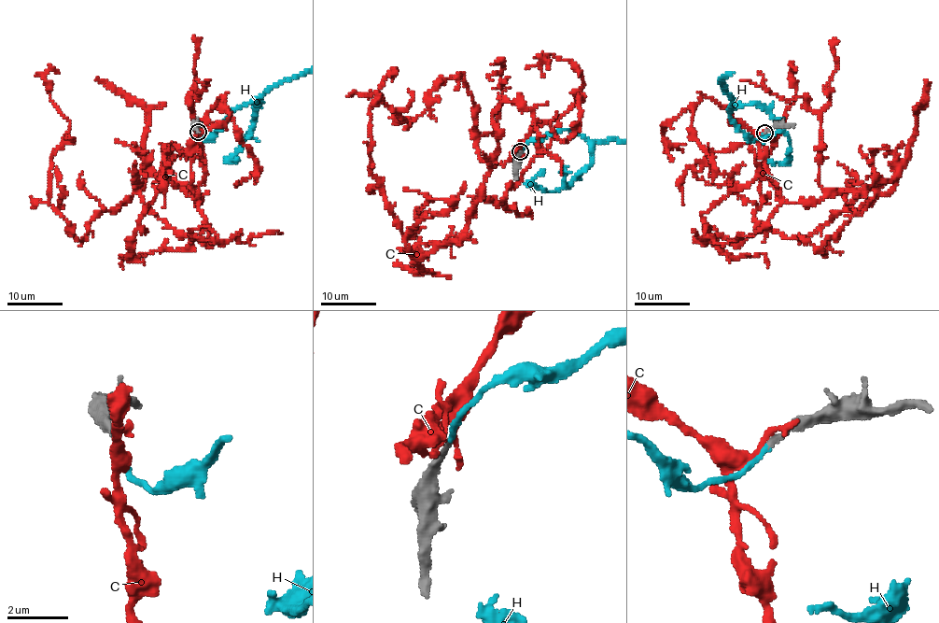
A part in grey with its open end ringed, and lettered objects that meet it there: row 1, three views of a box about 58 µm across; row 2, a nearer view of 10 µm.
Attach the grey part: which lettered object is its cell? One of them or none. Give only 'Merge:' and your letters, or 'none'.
Merge: H

